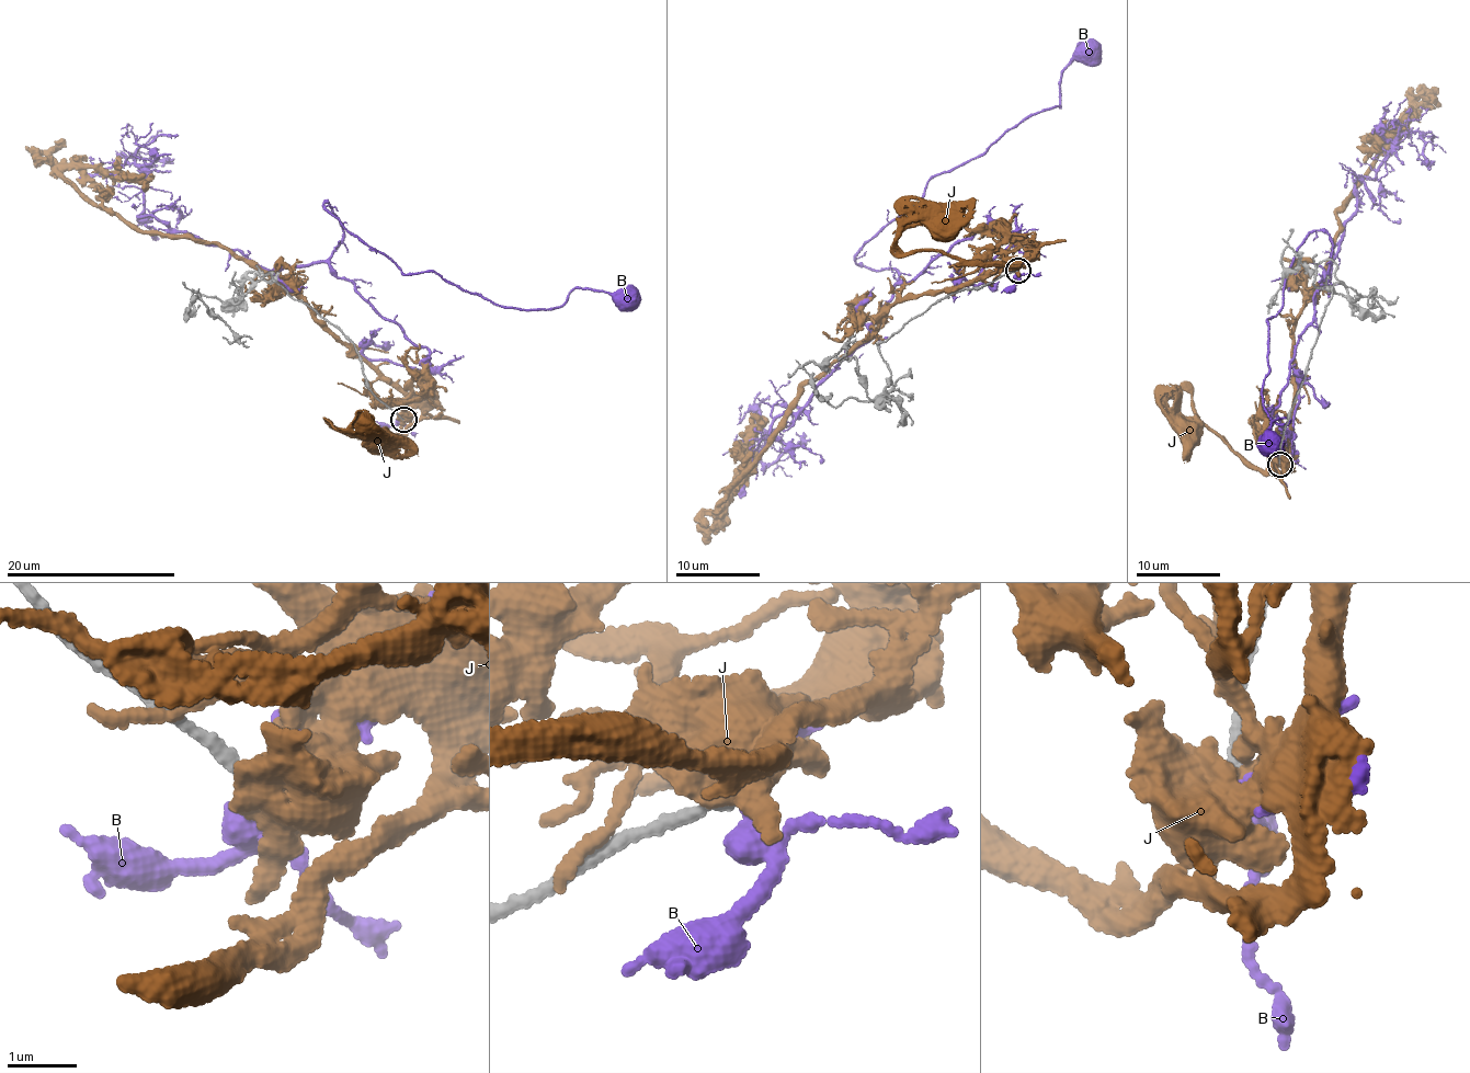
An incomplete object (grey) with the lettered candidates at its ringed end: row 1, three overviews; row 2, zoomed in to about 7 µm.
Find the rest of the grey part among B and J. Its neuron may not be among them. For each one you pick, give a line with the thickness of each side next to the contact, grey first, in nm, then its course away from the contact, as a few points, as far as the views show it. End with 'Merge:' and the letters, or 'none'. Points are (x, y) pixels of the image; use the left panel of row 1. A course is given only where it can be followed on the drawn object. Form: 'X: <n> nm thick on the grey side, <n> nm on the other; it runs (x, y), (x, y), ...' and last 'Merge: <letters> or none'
Merge: none

